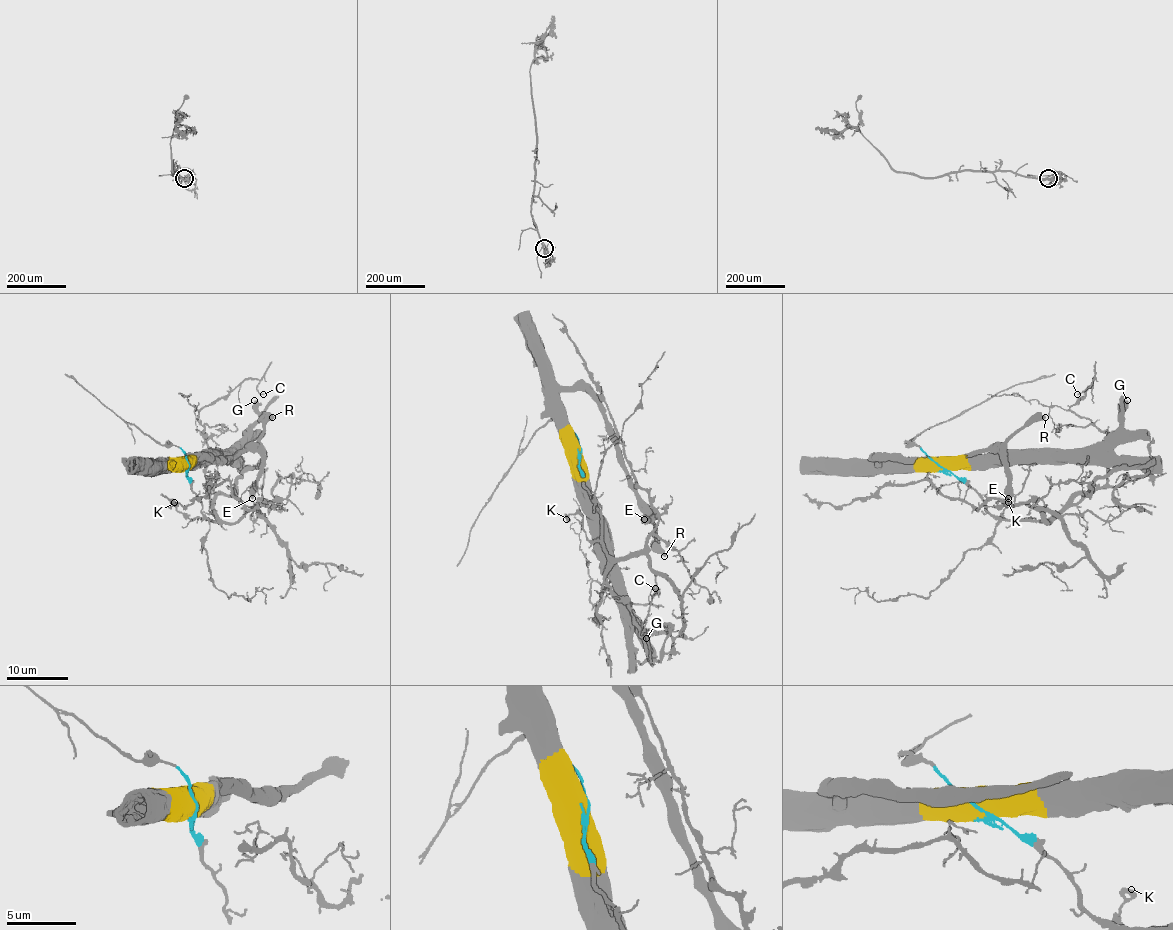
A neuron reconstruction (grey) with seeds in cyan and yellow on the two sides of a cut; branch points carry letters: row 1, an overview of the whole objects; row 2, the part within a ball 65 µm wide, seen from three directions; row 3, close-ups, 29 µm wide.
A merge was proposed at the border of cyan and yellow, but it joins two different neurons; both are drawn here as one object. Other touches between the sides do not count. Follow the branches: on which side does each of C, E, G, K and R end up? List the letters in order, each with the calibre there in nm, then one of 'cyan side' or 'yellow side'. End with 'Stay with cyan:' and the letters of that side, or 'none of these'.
C: 110 nm | cyan side
E: 600 nm | yellow side
G: 600 nm | yellow side
K: 400 nm | cyan side
R: 500 nm | yellow side
Stay with cyan: C, K

